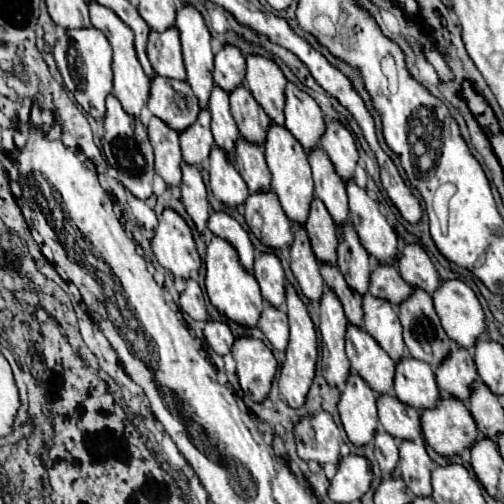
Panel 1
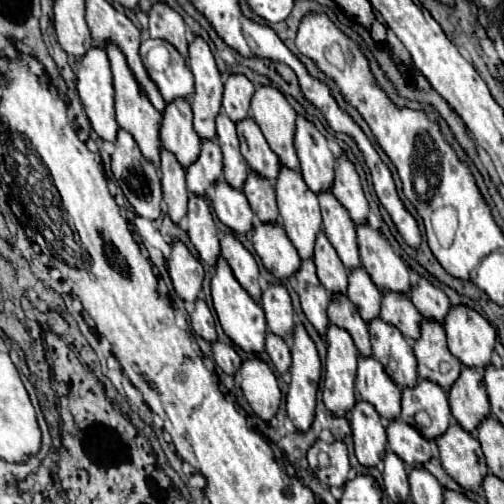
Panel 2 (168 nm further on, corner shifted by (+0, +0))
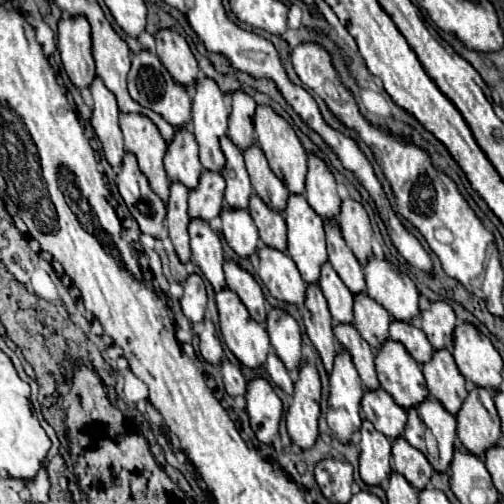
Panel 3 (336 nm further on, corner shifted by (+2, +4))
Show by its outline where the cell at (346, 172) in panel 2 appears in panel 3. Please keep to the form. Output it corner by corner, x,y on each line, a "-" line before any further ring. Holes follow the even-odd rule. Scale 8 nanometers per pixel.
345,199
337,221
339,221
347,247
355,253
357,261
361,265
365,265
365,259
369,259
369,255
373,255
373,251
371,251
373,231
371,231
371,223
369,223
365,209
361,207
361,203
357,203
353,199

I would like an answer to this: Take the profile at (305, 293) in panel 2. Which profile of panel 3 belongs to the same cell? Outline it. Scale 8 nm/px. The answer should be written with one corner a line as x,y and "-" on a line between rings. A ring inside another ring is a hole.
319,285
307,287
307,299
305,299
301,317
303,317
305,329
307,329
307,337
311,339
311,343
315,345
315,349
321,355
325,371
331,373
333,361
337,355
337,341
333,335
333,321
331,321
329,309
327,309
327,301
325,301

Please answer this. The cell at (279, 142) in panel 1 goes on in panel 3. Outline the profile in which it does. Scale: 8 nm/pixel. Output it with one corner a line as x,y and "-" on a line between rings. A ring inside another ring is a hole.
291,195
285,209
289,257
295,261
305,283
319,283
319,273
327,261
325,229
321,217
309,207
303,195

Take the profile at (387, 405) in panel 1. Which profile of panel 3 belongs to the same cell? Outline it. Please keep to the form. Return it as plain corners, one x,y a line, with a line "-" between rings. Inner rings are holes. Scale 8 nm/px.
403,437
393,441
393,463
395,463
393,469
399,475
403,475
417,491
429,485
429,479
433,475
431,463
421,451
411,447

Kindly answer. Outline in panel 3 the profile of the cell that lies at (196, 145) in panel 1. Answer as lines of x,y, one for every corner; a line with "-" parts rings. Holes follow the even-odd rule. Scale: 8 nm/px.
203,171
197,189
189,193
189,215
193,219
203,219
207,223
219,217
223,211
223,191
223,177
219,173

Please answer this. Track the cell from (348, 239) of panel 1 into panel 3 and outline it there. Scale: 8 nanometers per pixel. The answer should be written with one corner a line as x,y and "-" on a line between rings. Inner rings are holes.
363,293
355,297
355,329
373,349
381,347
381,343
389,339
389,323
389,313
369,299
369,295

